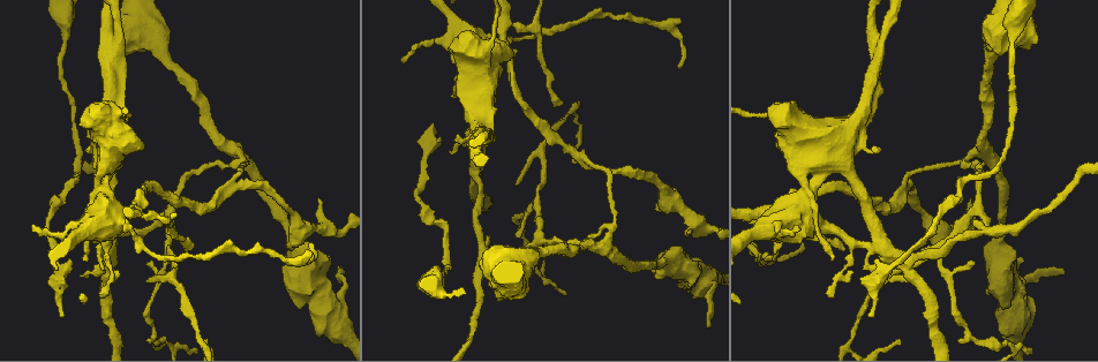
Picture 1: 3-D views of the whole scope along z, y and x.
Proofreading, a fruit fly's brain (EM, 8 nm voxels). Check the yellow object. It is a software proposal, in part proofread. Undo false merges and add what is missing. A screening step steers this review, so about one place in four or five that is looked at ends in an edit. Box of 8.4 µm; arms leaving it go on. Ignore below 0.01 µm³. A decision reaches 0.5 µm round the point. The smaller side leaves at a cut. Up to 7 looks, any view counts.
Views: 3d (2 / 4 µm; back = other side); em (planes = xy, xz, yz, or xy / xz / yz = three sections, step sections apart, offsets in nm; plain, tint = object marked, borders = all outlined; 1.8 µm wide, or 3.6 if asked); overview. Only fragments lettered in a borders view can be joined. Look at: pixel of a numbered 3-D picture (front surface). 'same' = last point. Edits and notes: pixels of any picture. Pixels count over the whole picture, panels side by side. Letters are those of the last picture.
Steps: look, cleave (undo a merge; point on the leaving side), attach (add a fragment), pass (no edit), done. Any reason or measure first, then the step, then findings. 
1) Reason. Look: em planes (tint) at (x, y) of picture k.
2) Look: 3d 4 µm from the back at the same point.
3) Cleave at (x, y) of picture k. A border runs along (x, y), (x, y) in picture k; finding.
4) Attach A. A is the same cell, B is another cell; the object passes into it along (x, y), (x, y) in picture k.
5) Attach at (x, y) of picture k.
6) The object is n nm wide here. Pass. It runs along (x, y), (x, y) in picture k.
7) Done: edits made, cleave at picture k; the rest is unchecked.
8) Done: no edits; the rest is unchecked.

An open end. Look: 3d 2 µm at (319, 203) of picture 1.

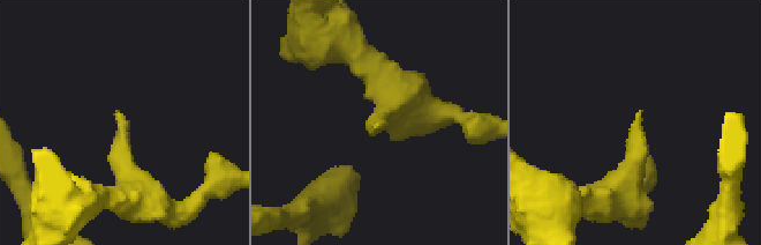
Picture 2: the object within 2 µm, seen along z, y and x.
Look: em planes (borders) at (374, 128) of picture 2.

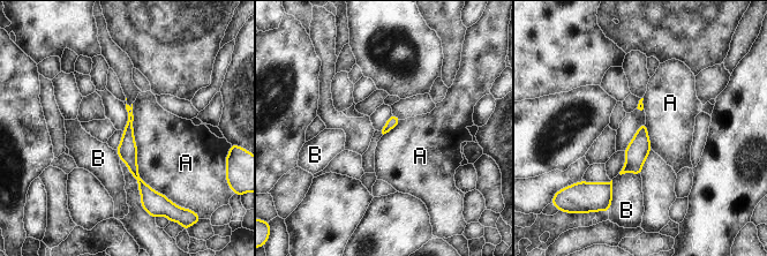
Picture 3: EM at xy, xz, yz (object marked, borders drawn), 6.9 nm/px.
Pass. A and B are other cells; it runs along (129, 108), (128, 156), (143, 196) in picture 3; none of them fits.

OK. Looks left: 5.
Branch stops here. Look: 3d 4 µm at (296, 305) of picture 1.

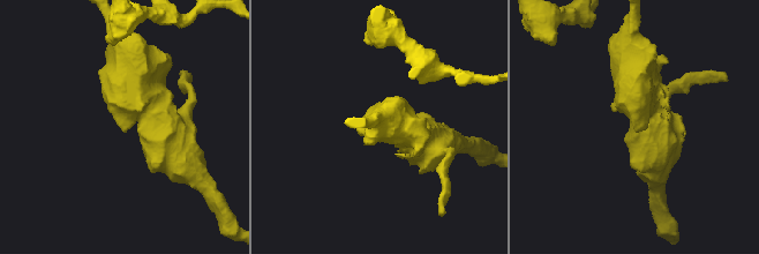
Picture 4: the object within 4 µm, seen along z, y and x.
Look: em yz step 8 (tint) at (644, 129) of picture 4.

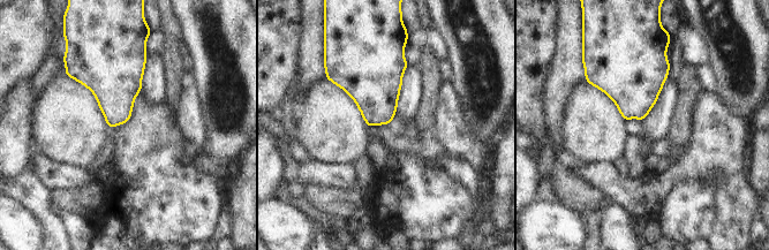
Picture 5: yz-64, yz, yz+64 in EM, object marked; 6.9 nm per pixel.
Cut it another way. Look: em planes (borders) at the same point.

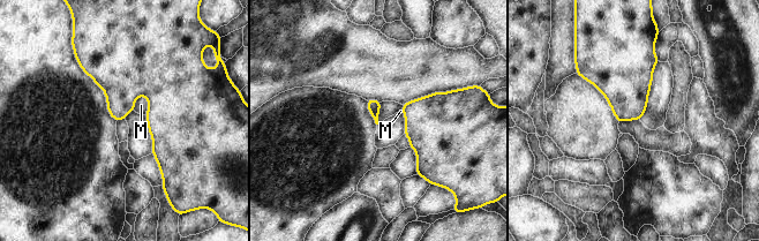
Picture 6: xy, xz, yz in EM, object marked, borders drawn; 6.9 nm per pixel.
Pass. M is another cell; it runs along (84, 61), (165, 107), (164, 173) in picture 6; no lettered fragment goes on from it.

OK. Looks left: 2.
Look: em 3.6 µm xz step 16 (tint) at (118, 223) of picture 1.

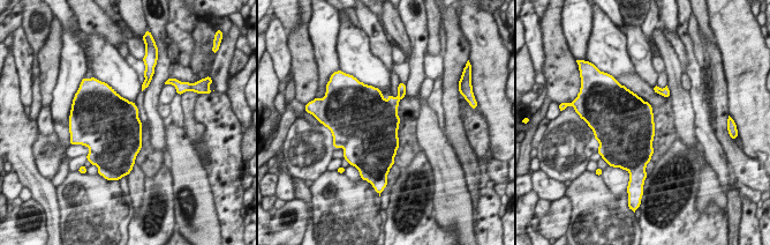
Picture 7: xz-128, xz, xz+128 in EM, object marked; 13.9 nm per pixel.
Another direction. Look: em 3.6 µm planes (borders) at the same point.

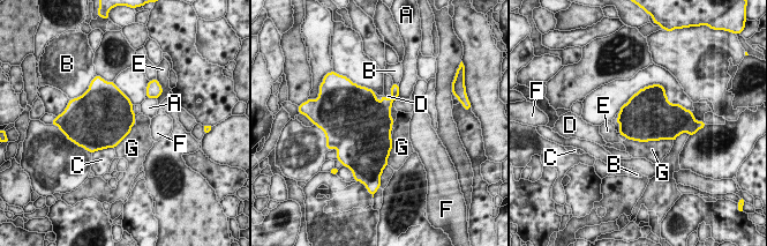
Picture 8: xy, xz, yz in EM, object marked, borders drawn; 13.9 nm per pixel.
Cleave at (395, 88) of picture 8. A, B, C, D, E, F and G are other cells; a border runs along (397, 91), (392, 95) in picture 8; a second neuron is stuck on.

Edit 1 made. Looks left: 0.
Done: edits made, cleave at picture 8; the rest is unchecked.

